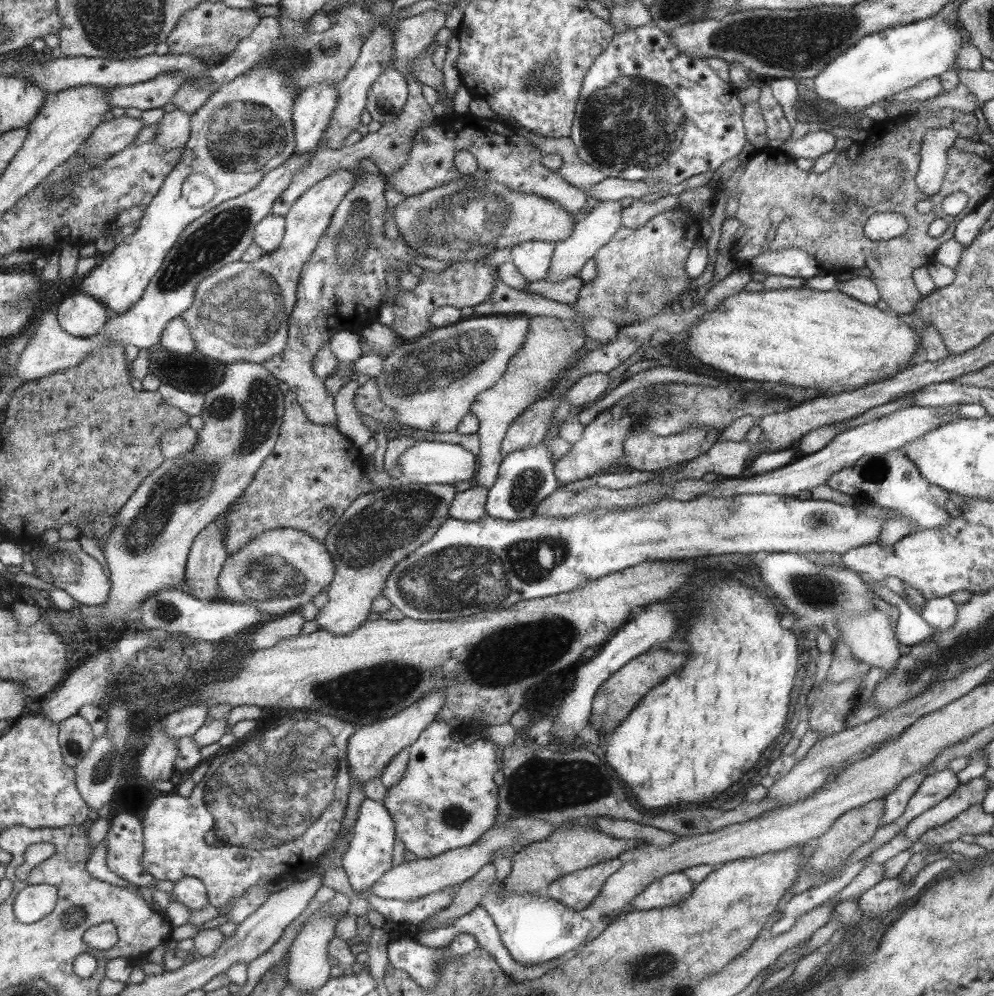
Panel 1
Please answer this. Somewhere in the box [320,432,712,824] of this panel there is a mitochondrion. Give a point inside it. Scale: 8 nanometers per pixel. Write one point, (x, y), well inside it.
(454, 577)

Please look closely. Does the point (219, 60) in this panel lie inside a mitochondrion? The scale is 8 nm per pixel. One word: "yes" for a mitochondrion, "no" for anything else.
no

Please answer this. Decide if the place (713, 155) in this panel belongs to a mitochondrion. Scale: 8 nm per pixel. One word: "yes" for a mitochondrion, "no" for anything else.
no

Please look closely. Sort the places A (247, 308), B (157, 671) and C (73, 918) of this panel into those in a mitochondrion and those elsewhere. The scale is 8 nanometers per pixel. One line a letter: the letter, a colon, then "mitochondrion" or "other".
A: mitochondrion
B: mitochondrion
C: mitochondrion

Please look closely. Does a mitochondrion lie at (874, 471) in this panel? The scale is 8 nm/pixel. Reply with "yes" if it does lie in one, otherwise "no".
yes

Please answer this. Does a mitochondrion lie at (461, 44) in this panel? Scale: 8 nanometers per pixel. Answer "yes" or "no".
no

